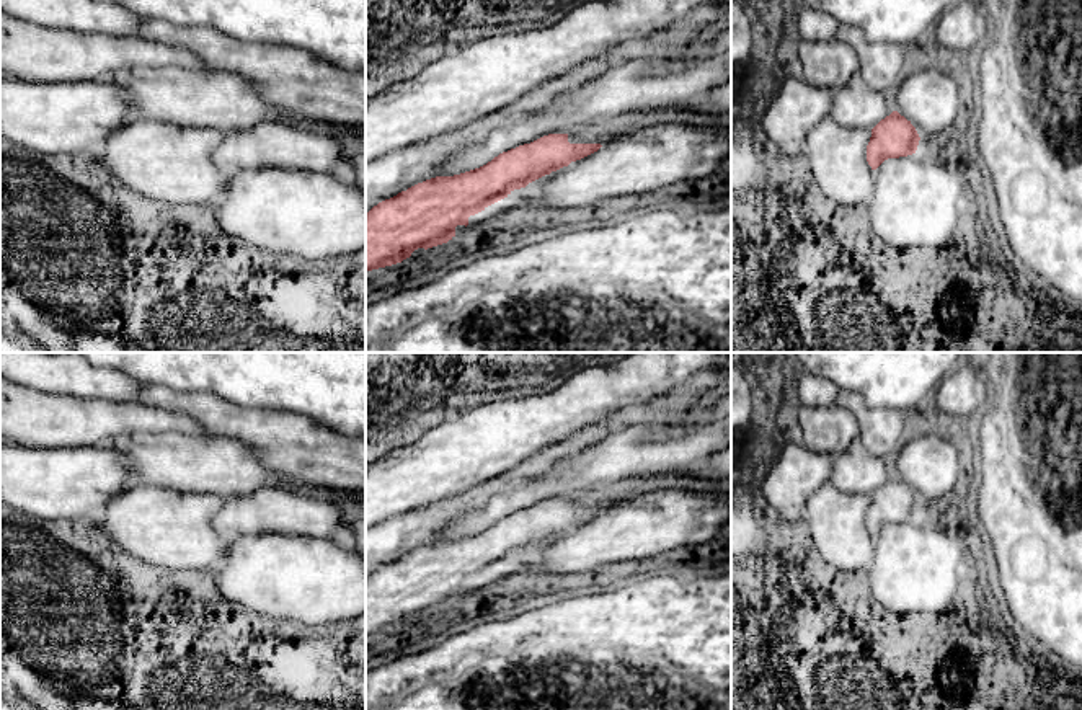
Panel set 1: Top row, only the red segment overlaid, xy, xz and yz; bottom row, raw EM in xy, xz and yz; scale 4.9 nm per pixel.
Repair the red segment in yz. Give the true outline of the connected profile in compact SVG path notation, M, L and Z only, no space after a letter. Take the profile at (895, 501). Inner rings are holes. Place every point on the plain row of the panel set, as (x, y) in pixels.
M893 477L871 495L867 527L871 535L876 535L888 524L916 519L919 506L920 503L911 486Z

